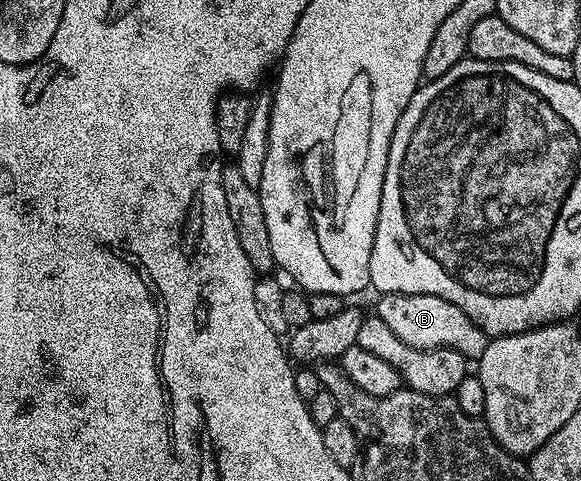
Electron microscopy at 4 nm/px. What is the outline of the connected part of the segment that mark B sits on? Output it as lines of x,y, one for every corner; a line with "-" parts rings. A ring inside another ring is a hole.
383,293
378,296
379,304
373,307
374,314
381,317
385,325
401,341
405,341
407,347
417,349
437,349
438,347
448,347
457,349
464,360
478,361
485,353
489,337
478,327
453,301
445,301
441,297
432,295
393,295

